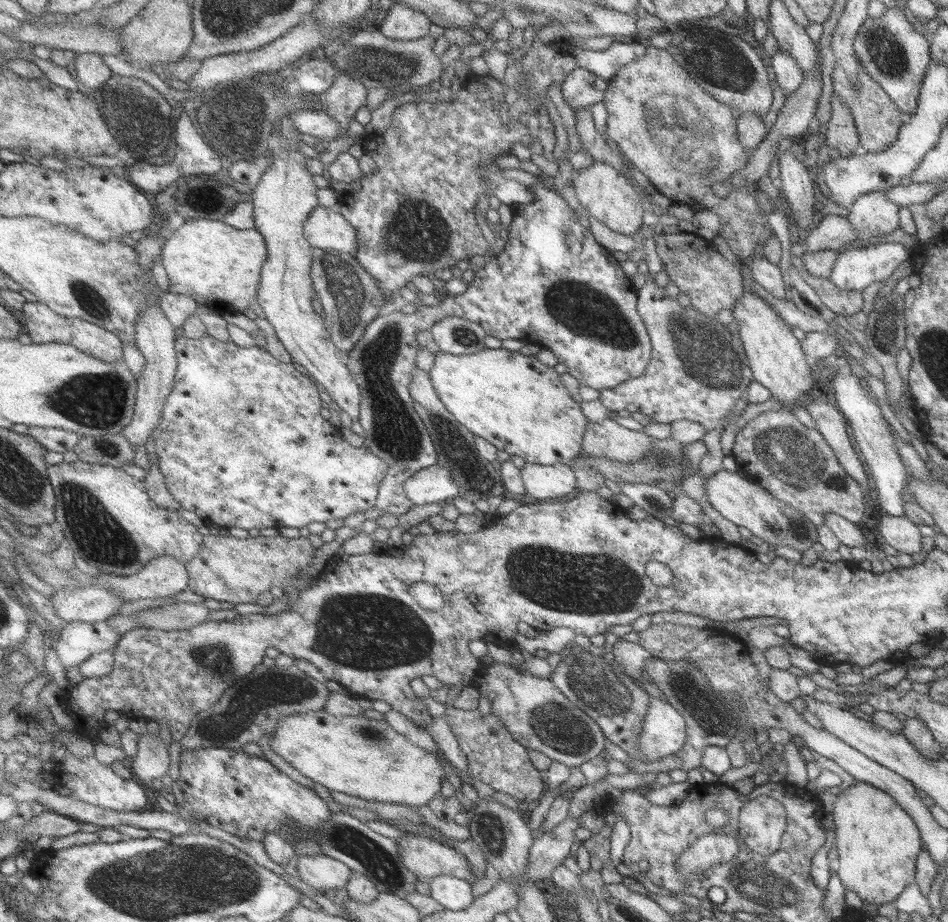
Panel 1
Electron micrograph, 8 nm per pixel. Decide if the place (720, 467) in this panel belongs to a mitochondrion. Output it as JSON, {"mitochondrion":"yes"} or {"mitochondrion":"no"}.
{"mitochondrion":"no"}

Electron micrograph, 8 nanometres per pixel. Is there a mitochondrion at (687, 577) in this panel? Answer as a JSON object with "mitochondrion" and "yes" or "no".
{"mitochondrion":"no"}

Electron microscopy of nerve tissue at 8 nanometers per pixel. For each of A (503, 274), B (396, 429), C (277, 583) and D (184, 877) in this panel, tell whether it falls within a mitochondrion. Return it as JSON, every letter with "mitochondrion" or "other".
{"A":"other","B":"mitochondrion","C":"other","D":"mitochondrion"}

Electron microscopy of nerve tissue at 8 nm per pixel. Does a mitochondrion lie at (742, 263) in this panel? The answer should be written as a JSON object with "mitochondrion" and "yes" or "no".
{"mitochondrion":"no"}

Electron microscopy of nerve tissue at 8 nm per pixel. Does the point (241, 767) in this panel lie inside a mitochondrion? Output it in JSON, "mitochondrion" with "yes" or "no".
{"mitochondrion":"no"}

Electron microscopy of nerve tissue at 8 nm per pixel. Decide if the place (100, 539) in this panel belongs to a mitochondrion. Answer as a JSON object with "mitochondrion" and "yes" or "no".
{"mitochondrion":"yes"}

